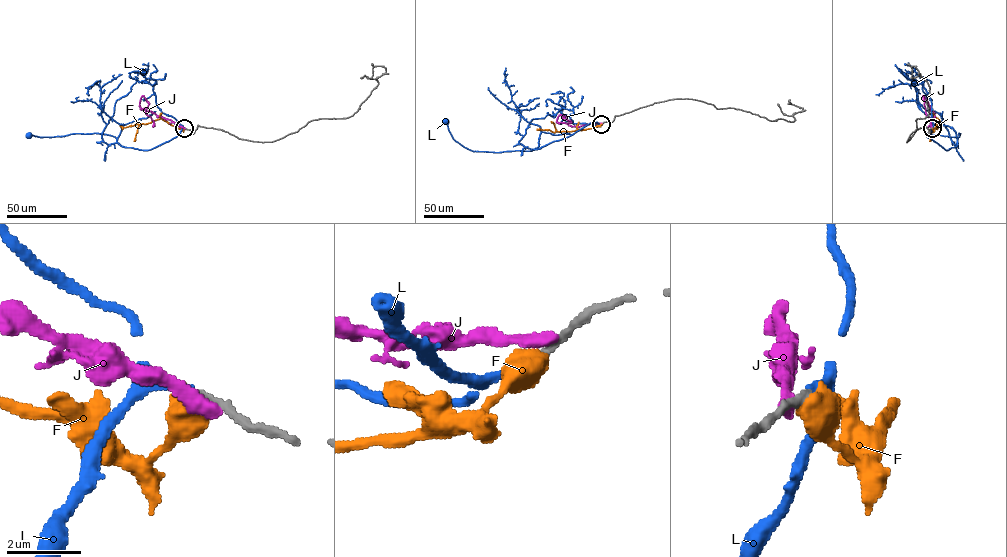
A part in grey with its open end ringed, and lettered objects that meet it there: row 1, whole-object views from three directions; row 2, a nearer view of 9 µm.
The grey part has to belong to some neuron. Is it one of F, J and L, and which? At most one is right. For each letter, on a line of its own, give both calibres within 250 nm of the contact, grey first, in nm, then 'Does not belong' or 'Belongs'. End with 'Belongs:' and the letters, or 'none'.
F: Thickness 280 nm (grey) against 700 nm. Does not belong
J: Thickness 320 nm (grey) against 400 nm. Does not belong
L: Thickness 240 nm (grey) against 200 nm. Belongs
Belongs: L

